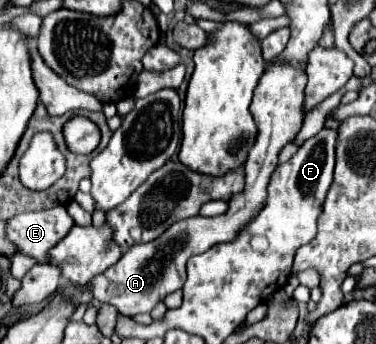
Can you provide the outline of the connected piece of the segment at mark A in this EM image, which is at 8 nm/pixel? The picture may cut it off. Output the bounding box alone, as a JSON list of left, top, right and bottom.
[88,63,306,317]

